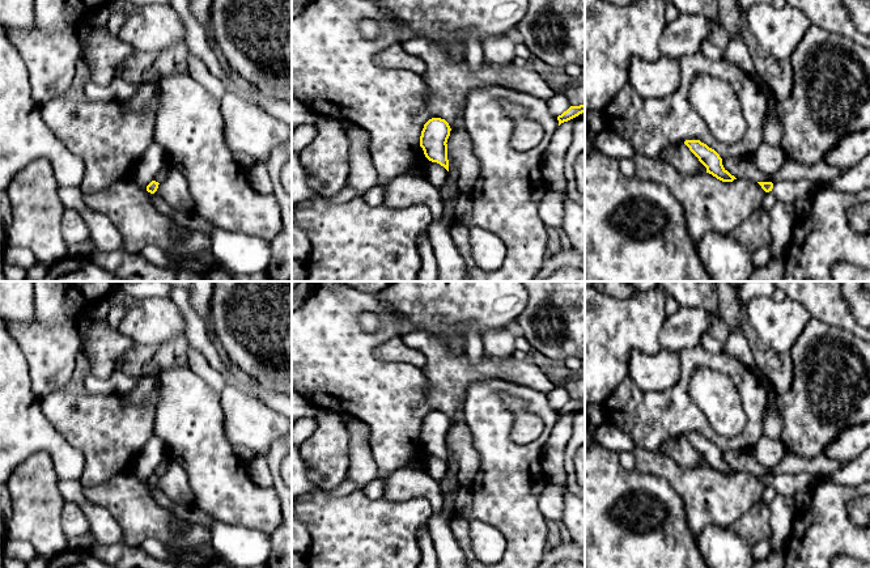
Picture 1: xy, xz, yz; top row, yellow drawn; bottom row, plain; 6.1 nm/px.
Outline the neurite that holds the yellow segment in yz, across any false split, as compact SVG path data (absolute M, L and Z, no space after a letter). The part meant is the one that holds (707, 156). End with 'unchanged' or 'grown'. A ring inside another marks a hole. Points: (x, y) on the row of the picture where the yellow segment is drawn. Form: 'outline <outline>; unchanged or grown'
outline M686 140L684 144L706 168L706 173L712 174L722 182L733 182L734 179L737 179L723 168L722 158L714 149L709 148L700 140Z; unchanged

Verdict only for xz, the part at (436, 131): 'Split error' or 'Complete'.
Complete

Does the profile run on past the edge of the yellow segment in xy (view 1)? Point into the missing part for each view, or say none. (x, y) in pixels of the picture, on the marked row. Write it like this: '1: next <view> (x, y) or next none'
1: next none

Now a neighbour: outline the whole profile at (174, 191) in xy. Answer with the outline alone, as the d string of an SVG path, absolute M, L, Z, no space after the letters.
M170 168L166 179L158 185L154 194L175 211L195 211L187 181L173 168Z

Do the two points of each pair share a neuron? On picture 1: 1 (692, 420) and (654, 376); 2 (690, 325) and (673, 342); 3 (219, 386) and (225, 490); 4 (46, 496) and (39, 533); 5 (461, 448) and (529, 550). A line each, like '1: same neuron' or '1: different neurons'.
1: different neurons
2: same neuron
3: different neurons
4: same neuron
5: different neurons

